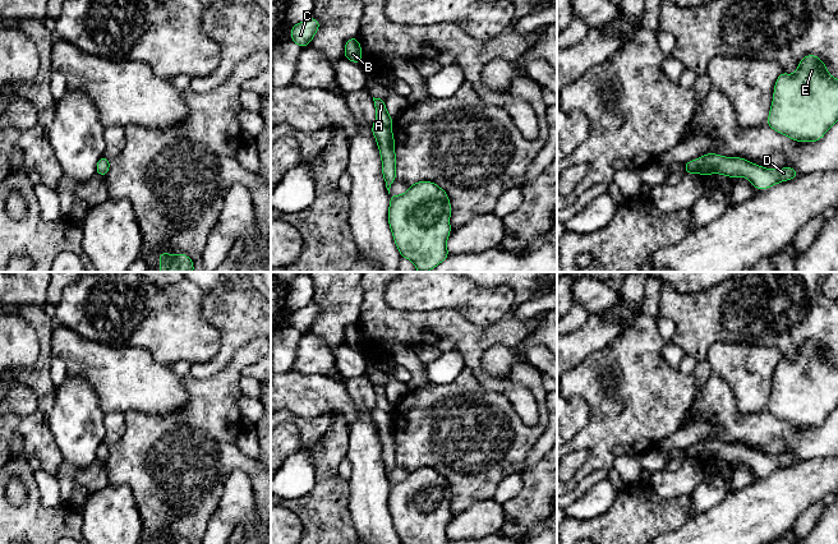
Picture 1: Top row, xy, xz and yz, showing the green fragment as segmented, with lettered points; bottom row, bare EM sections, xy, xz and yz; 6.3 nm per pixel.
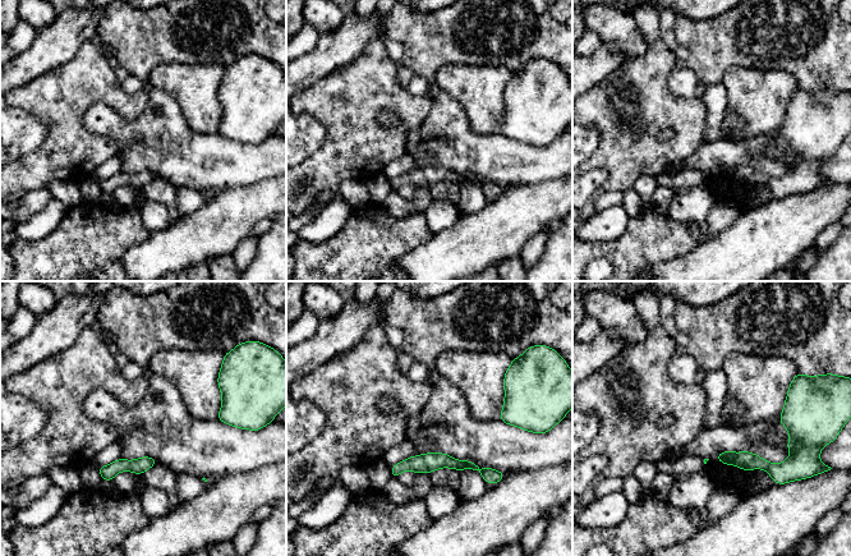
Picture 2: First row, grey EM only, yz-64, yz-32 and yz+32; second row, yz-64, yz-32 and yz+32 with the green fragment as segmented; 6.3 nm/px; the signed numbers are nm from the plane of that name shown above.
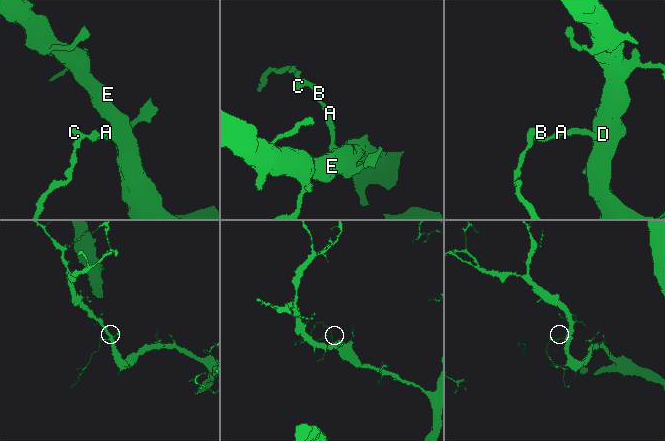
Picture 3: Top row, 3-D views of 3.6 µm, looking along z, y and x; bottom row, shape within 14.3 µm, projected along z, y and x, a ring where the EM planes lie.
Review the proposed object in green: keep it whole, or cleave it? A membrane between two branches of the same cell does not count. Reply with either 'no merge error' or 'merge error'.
no merge error

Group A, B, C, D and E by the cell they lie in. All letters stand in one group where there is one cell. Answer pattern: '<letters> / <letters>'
A B C D E

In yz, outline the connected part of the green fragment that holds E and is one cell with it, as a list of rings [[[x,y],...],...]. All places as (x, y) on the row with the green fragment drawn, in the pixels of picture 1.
[[[806,55],[793,75],[782,72],[774,86],[766,125],[797,142],[818,142],[838,121],[838,79],[828,74],[821,59]]]

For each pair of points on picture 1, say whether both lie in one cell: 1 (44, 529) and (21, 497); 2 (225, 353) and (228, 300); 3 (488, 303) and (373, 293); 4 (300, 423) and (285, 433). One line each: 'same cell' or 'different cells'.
1: different cells
2: same cell
3: different cells
4: different cells

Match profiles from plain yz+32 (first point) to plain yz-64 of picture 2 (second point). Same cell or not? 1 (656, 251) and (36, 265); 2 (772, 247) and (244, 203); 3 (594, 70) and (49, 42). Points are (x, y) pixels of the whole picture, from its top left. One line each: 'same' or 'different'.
1: same
2: same
3: same

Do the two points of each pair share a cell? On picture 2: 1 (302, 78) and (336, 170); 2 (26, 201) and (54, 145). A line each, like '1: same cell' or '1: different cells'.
1: different cells
2: different cells

